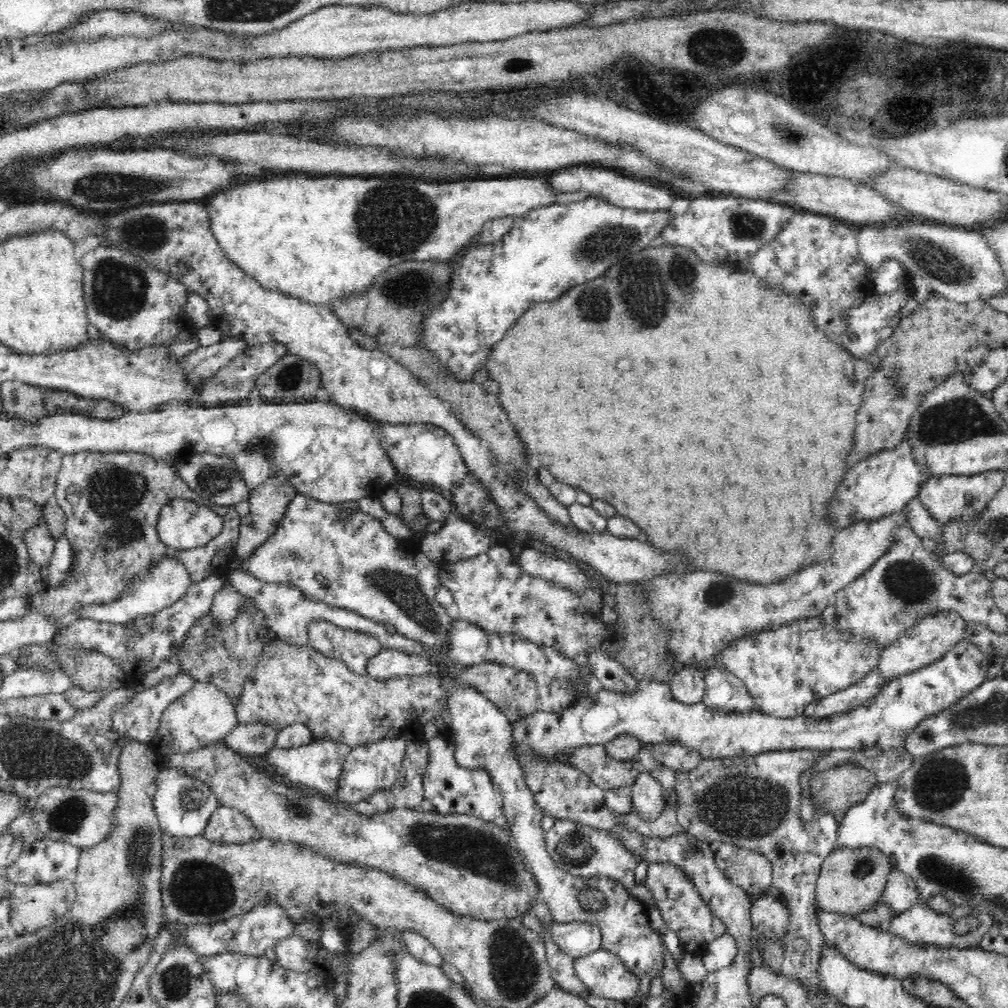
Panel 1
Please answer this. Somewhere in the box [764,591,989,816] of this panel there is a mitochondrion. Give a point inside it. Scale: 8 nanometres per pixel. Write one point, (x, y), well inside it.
(940, 783)

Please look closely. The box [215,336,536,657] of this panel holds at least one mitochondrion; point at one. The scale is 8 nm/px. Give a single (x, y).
(406, 591)

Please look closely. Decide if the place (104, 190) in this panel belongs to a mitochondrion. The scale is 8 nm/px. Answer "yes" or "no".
yes

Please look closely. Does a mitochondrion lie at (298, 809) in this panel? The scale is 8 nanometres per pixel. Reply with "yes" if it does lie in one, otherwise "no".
yes

